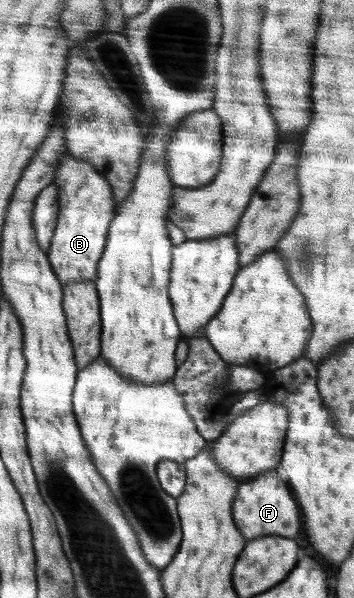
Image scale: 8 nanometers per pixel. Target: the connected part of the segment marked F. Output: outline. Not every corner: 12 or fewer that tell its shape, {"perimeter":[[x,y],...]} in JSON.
{"perimeter":[[278,469],[241,483],[251,539],[299,537],[301,510]]}

